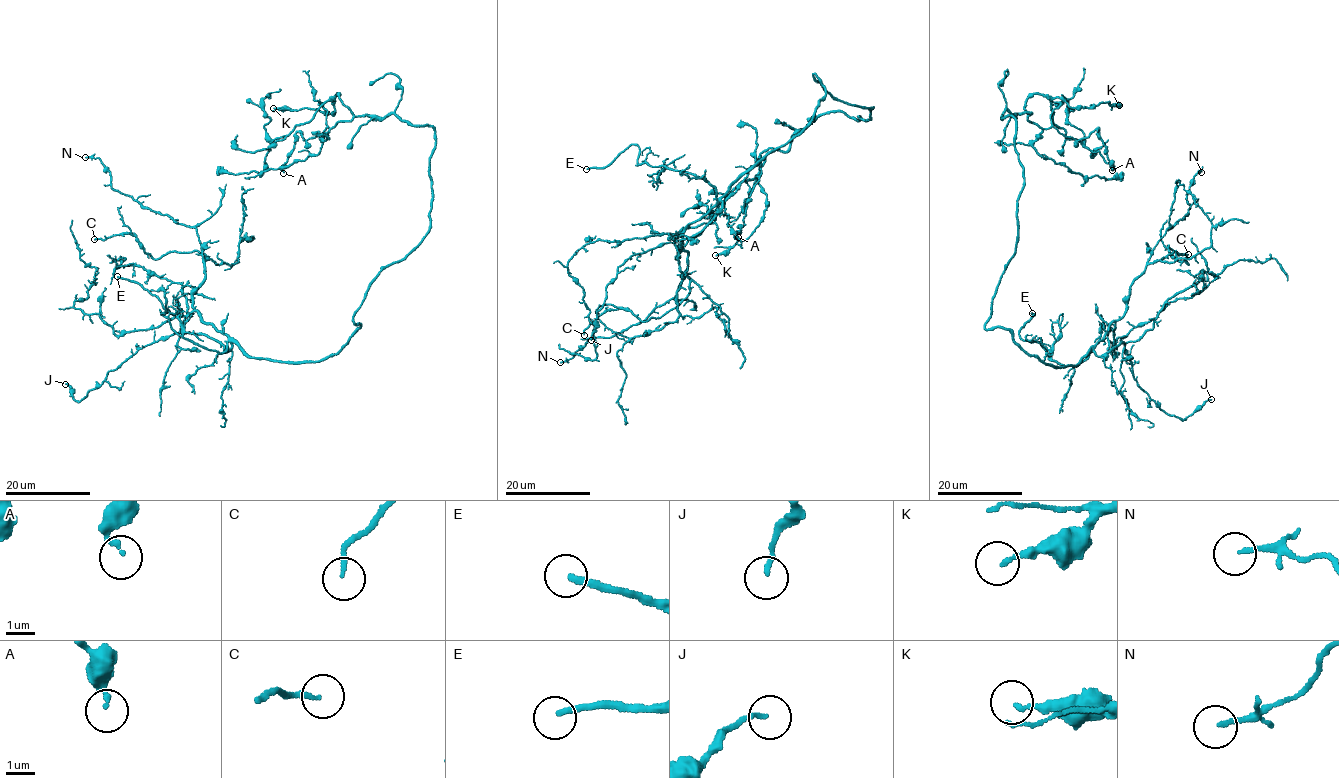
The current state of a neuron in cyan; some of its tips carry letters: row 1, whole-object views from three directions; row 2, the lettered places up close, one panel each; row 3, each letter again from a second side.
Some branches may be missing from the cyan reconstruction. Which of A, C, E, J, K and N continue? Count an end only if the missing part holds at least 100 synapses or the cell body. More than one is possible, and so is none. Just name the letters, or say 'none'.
E

